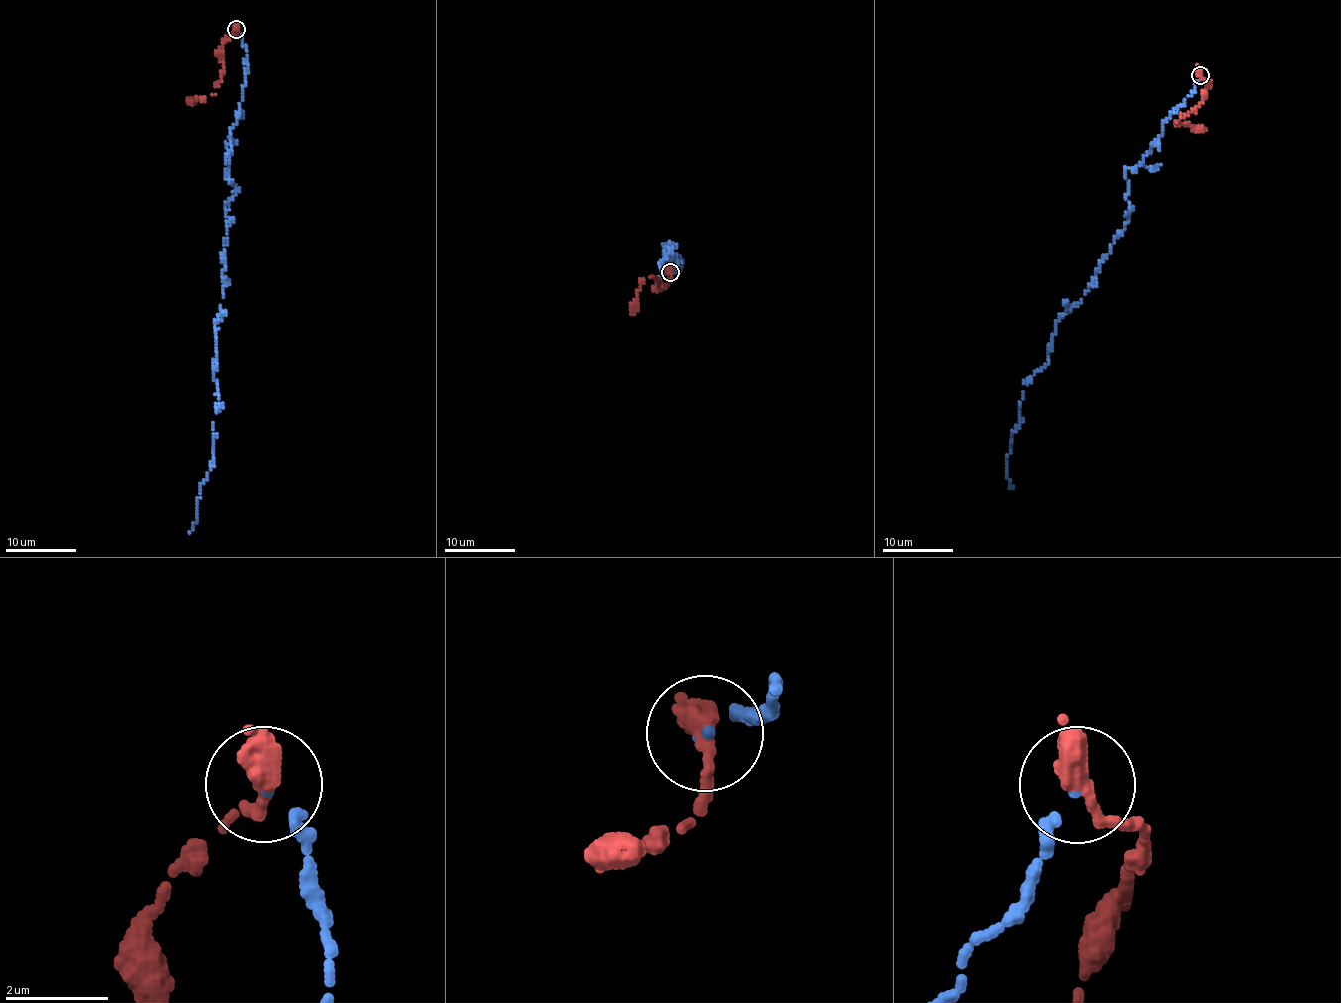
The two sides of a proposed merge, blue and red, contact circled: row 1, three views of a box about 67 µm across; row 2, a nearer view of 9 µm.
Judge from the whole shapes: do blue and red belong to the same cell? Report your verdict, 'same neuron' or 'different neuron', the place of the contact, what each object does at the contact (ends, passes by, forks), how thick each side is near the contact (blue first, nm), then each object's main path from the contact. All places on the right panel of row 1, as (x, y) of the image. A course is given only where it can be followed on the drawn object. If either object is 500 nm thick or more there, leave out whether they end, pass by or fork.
different neuron; at (1200, 75); blue ends there; red passes by; 160 nm thick on the blue side, 360 nm on the other; blue runs (1200, 76), (1125, 169), (1125, 227), (1026, 384), (1012, 488); red runs (1200, 75), (1210, 81), (1205, 98), (1178, 122), (1205, 128)

